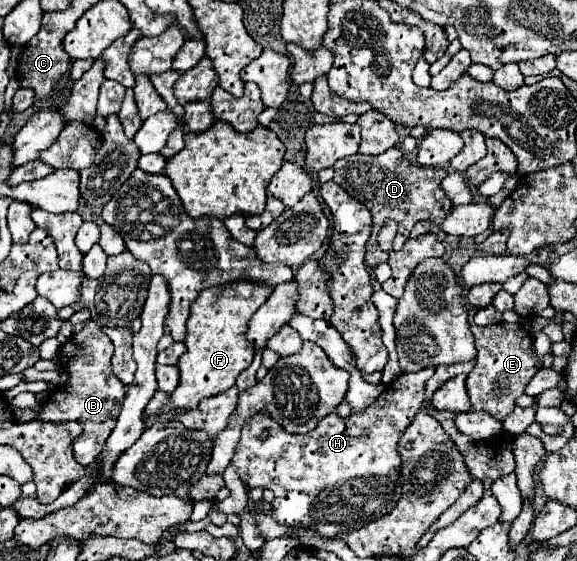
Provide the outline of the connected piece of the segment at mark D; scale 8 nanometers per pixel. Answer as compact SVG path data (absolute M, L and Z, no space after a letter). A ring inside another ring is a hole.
M395 147L387 149L385 153L375 155L375 157L361 155L361 153L343 157L333 165L333 171L335 171L333 181L337 185L341 185L351 197L361 201L371 211L373 231L367 241L369 257L365 257L365 263L369 267L375 267L377 263L387 261L387 251L383 251L377 245L377 235L387 219L393 219L399 223L399 231L393 239L393 249L399 251L415 223L433 221L435 225L441 225L443 219L447 217L447 213L451 211L451 201L439 187L441 179L447 175L447 171L443 167L417 167ZM429 191L433 191L433 195Z

